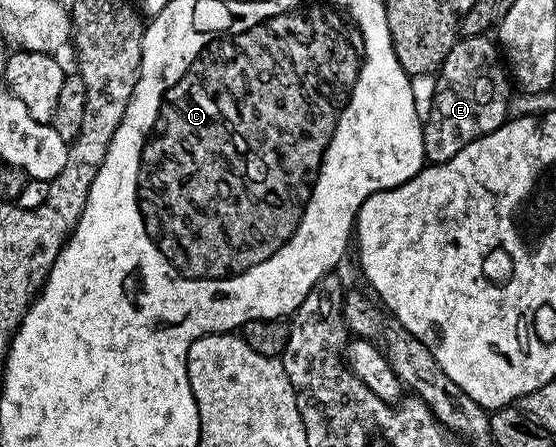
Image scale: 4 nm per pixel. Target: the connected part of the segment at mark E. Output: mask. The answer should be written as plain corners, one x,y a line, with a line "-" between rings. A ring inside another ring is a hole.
487,34
457,38
456,44
450,49
446,61
435,76
436,92
432,98
432,108
423,120
424,157
429,164
444,163
458,154
467,143
494,133
494,129
501,127
510,118
510,100
514,95
514,91
508,88
510,75
502,62
501,48
488,39
490,38

